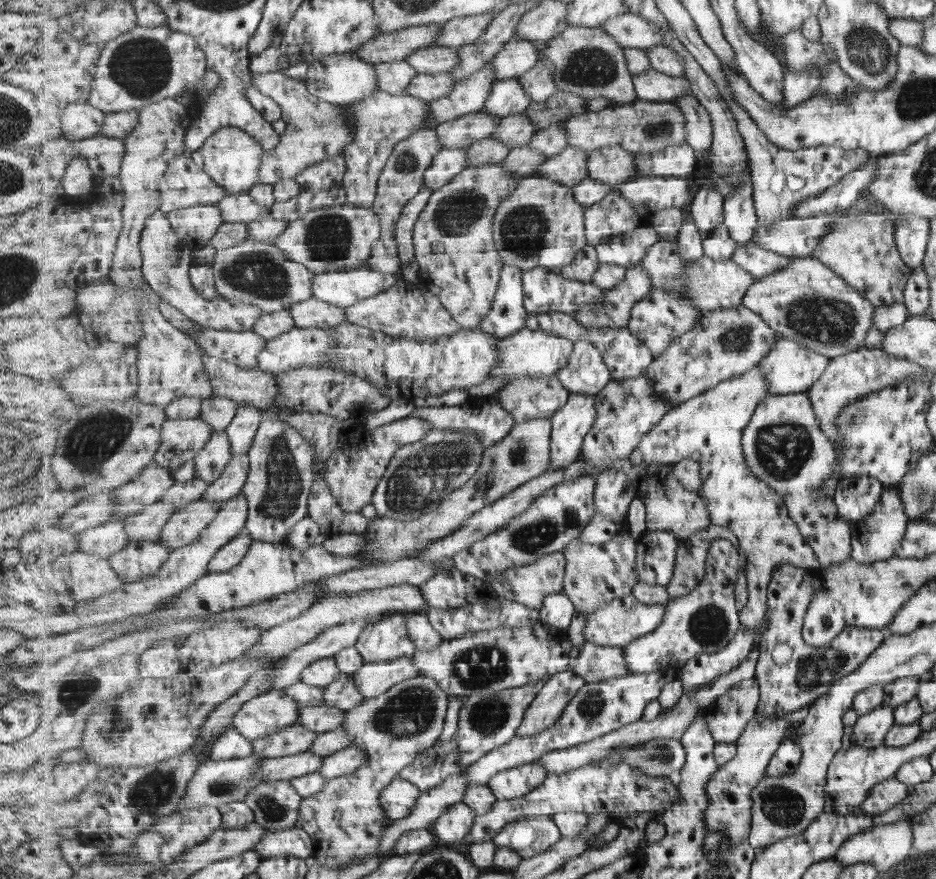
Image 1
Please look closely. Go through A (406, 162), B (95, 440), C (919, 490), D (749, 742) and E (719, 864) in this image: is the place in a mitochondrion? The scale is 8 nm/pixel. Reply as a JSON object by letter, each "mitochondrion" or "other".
{"A":"mitochondrion","B":"mitochondrion","C":"mitochondrion","D":"other","E":"other"}

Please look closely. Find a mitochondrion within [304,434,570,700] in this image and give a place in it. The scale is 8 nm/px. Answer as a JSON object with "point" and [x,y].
{"point":[422,476]}

